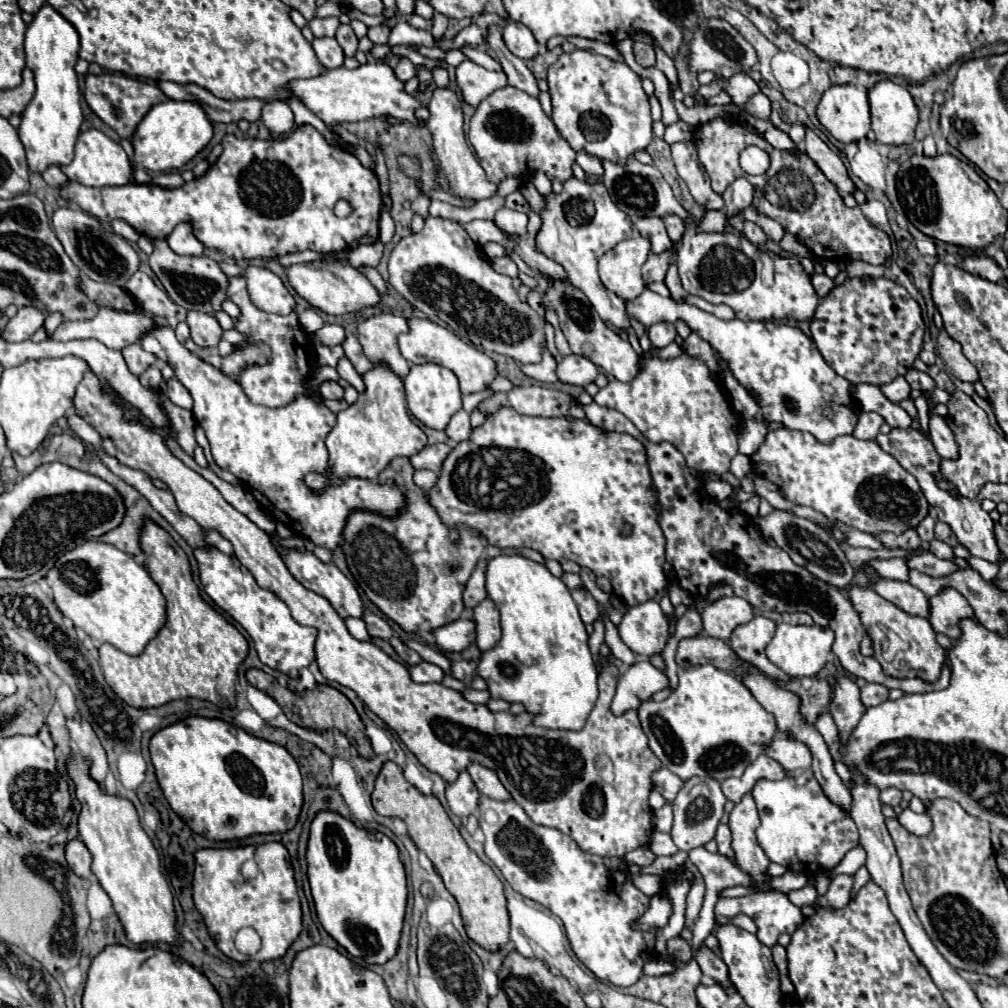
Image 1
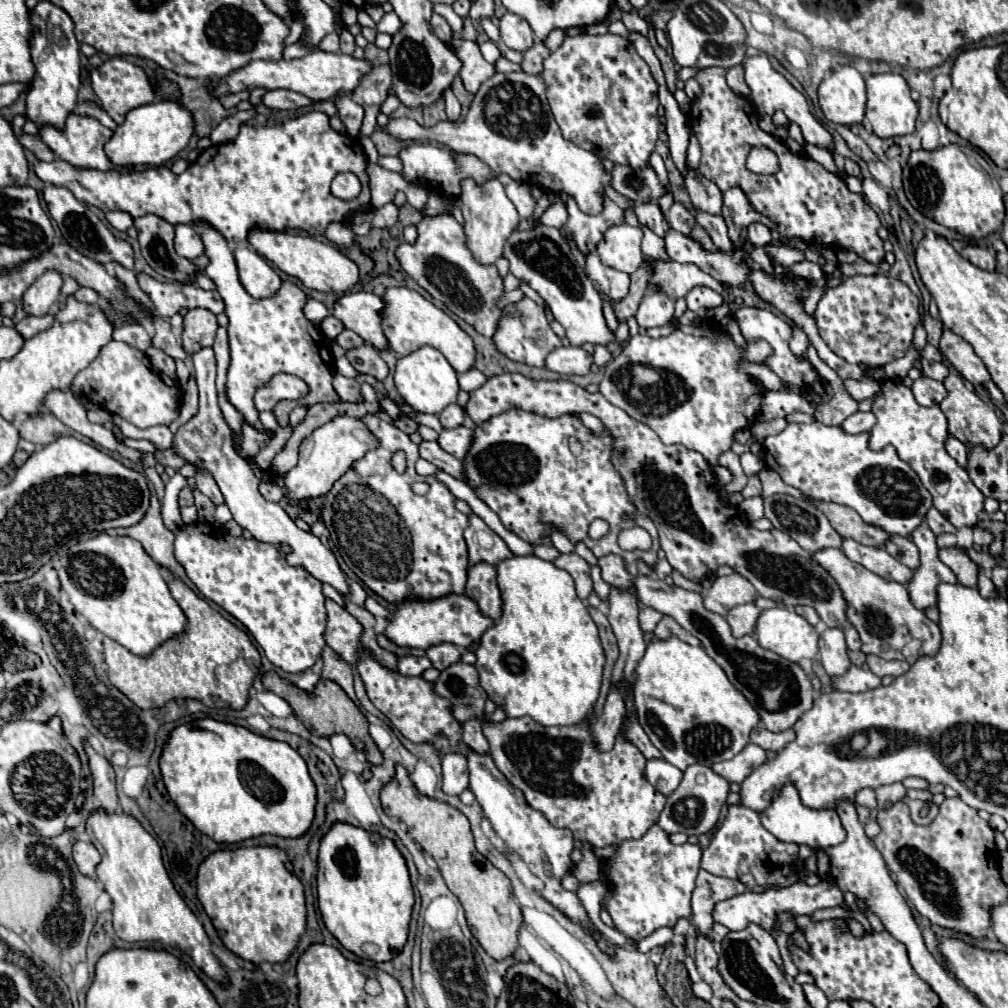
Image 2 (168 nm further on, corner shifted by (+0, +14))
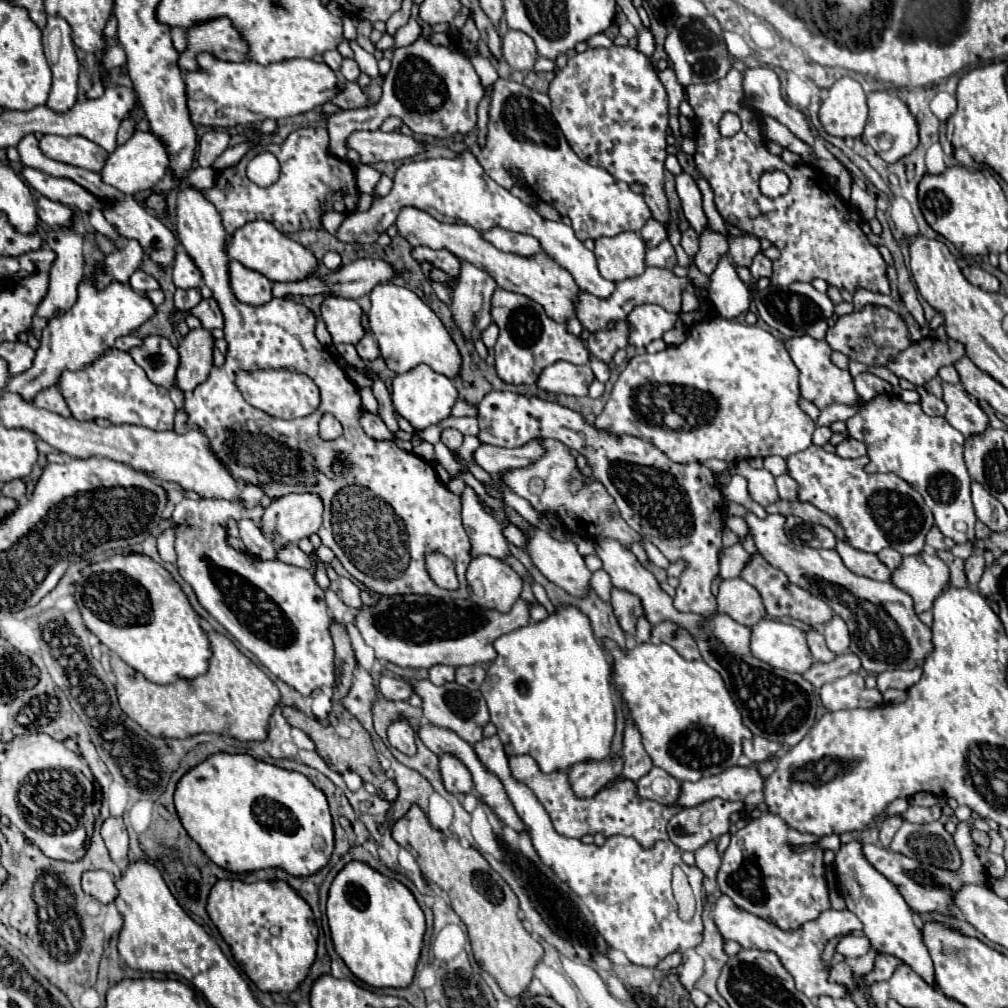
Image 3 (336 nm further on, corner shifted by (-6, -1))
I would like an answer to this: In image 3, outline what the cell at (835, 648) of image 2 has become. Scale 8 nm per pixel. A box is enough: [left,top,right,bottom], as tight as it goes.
[824,616,850,656]

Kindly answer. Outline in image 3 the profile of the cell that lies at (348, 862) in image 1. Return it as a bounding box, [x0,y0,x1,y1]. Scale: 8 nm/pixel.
[326,860,426,988]

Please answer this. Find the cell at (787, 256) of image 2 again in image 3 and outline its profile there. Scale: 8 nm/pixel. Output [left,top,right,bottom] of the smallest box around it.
[686,68,890,294]

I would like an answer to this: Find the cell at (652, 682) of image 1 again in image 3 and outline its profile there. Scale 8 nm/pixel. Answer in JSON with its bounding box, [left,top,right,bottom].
[570,756,622,796]

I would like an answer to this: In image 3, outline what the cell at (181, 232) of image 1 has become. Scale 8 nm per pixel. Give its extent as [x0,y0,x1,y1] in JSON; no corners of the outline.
[174,244,202,288]

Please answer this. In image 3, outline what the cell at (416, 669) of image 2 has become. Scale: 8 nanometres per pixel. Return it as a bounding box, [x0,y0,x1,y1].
[378,674,414,700]

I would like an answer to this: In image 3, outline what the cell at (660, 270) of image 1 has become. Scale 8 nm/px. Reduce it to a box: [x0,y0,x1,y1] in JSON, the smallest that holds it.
[588,320,630,362]

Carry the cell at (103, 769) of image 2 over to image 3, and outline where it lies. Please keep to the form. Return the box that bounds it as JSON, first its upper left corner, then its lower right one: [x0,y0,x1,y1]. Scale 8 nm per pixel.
[102,816,128,862]

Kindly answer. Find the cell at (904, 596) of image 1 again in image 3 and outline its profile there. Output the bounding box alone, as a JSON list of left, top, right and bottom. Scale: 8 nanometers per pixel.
[836,542,890,582]

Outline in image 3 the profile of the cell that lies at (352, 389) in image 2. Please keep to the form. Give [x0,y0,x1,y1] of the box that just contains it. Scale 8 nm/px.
[360,410,392,440]

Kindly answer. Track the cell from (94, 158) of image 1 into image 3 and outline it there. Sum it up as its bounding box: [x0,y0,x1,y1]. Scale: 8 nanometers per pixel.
[40,134,108,172]

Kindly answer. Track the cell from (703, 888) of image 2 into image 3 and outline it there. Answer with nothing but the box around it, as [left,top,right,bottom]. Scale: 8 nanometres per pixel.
[694,842,722,898]

